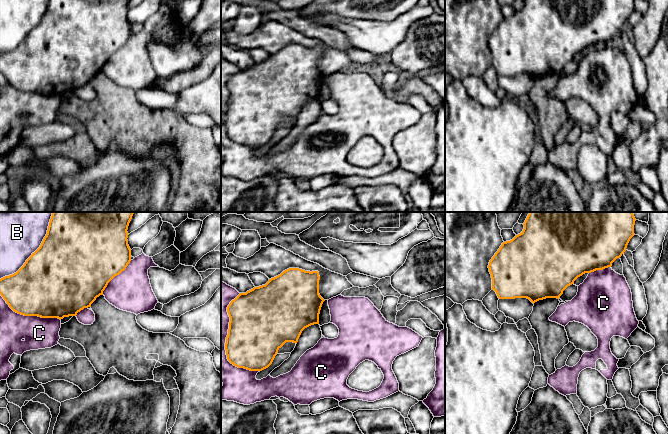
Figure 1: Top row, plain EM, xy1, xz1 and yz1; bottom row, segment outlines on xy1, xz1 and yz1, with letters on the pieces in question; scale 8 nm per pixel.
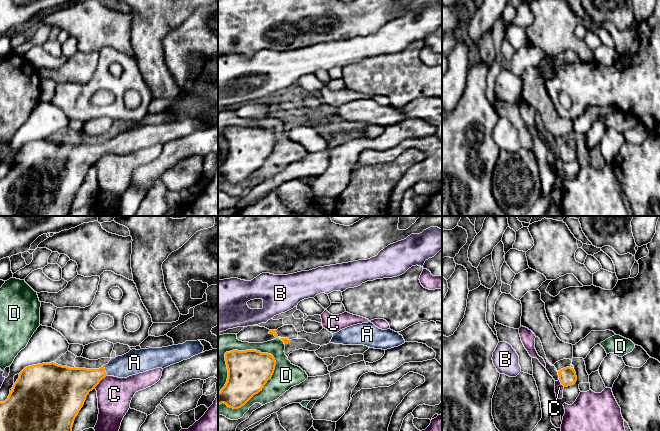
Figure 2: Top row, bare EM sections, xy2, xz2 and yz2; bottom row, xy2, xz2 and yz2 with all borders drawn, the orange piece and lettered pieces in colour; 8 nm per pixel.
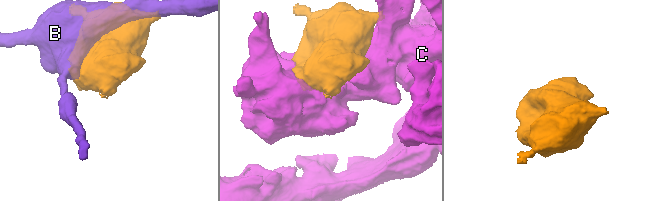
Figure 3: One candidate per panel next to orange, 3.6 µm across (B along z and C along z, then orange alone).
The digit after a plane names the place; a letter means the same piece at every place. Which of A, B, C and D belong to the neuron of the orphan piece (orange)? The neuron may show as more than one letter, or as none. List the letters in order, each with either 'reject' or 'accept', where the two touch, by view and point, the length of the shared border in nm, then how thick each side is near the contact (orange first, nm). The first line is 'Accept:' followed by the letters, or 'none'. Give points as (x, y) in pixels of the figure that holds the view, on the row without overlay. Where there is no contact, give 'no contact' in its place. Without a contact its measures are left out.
Accept: A
A: accept; contact xy2 (104, 147); length 90 nm; calibres 260 and 190 nm
B: reject; contact xy1 (30, 32); length 600 nm; calibres 500 and 280 nm
C: reject; contact xy1 (29, 91); length 550 nm; calibres 480 and 260 nm
D: reject; contact xz2 (254, 170); length 600 nm; calibres 340 and 180 nm

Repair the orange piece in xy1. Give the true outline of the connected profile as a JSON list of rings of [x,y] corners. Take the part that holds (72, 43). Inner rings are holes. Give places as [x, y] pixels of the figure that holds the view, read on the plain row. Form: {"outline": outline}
{"outline": [[[49,0],[40,23],[24,41],[16,49],[0,55],[0,71],[14,88],[24,92],[60,96],[76,92],[84,84],[91,83],[96,74],[103,71],[108,59],[130,39],[128,2],[129,0]]]}

